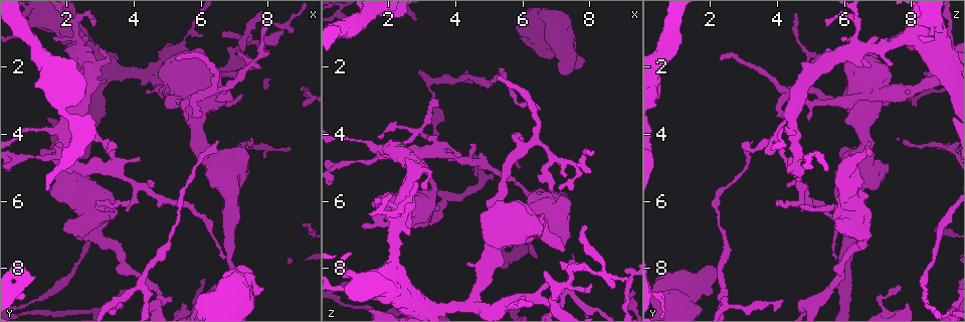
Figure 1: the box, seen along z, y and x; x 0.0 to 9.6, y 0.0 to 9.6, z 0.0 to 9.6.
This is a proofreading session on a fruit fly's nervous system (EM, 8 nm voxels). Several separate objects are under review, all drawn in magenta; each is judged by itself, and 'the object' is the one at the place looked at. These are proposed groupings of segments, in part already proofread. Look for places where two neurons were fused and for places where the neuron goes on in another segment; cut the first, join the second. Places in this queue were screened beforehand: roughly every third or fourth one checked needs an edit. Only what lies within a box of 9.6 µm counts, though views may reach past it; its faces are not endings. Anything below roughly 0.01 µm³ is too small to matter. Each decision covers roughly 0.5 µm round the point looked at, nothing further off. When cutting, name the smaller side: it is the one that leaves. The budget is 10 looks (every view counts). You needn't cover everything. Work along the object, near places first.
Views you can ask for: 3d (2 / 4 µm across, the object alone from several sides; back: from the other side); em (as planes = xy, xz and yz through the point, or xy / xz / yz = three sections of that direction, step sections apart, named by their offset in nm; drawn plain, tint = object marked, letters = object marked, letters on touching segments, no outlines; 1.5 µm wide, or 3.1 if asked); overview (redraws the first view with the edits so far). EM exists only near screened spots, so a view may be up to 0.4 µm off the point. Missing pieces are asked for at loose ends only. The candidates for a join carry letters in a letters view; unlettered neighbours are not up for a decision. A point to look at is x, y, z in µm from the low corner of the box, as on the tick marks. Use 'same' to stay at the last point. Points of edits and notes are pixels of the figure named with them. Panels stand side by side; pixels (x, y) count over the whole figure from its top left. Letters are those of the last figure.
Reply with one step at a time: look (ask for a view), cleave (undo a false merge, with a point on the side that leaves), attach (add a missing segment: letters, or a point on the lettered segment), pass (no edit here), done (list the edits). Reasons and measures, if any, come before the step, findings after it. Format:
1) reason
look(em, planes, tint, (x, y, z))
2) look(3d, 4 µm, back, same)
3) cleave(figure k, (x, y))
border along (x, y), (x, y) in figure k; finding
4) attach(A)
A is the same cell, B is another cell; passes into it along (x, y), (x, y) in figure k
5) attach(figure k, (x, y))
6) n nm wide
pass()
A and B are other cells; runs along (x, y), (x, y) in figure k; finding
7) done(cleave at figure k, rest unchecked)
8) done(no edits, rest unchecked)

abrupt turn
look(3d, 4 µm, (1.65, 4.55, 6.60))

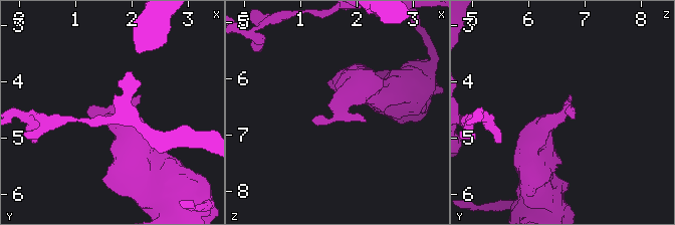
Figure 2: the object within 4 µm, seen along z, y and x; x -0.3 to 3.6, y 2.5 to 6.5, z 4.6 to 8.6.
need the tissue
look(em, planes, tint, (1.75, 4.60, 6.60))

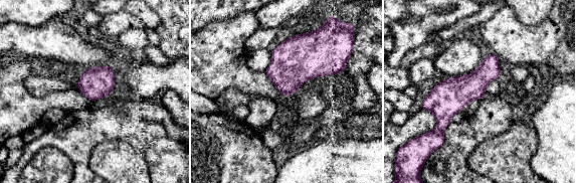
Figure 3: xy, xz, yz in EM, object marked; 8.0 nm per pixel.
look(em, planes, letters, same)

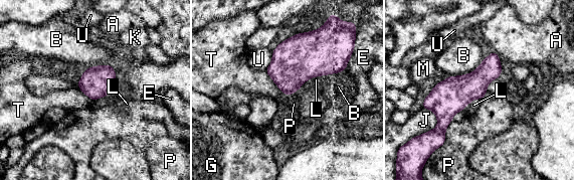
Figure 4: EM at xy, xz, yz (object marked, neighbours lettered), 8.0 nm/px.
220 nm wide
pass()
A, B, E, G, J, K, L, M, P, T and U are other cells; border along (484, 59), (472, 71), (448, 76) in figure 4; one neuron here

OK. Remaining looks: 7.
free end
look(3d, 2 µm, (4.20, 4.70, 4.60))

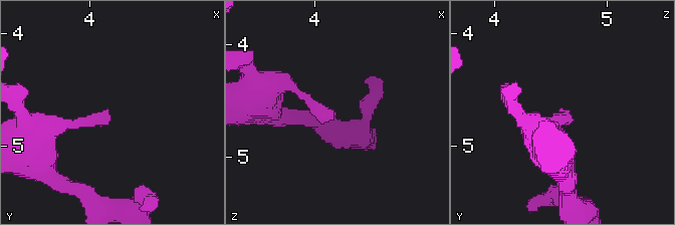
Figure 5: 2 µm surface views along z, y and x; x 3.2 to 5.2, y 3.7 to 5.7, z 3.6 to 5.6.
look(em, xy, step 4, letters, (4.16, 4.68, 4.64))

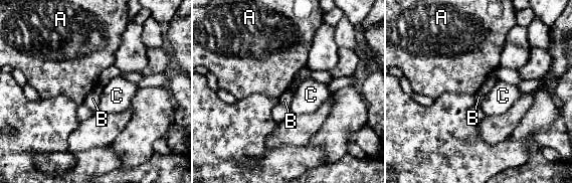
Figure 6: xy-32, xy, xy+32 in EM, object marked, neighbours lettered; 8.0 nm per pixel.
another direction
look(em, yz, step 4, letters, same)

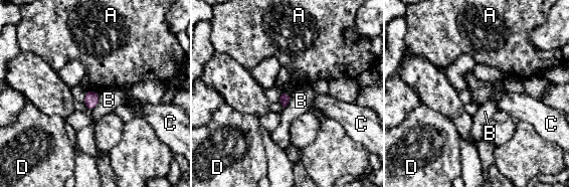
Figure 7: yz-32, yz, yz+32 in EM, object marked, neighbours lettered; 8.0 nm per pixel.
B touches over 160 nm
pass()
A, B, C and D are other cells; none of them fits

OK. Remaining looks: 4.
thin end
look(3d, 4 µm, (6.50, 8.45, 7.60))

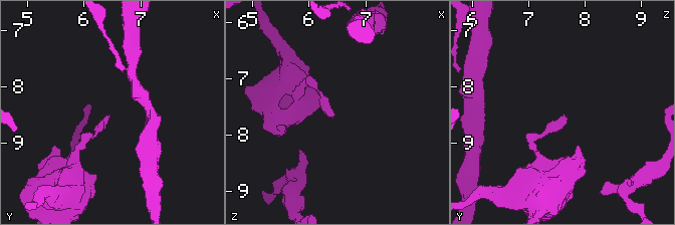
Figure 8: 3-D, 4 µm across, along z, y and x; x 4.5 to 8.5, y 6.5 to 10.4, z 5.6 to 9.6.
now the EM
look(em, planes, tint, (6.50, 8.55, 7.60))

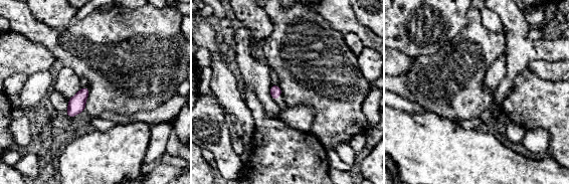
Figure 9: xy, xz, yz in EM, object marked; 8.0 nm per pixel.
look(em, planes, letters, same)

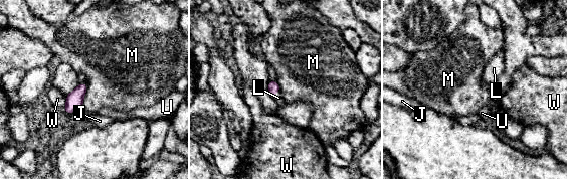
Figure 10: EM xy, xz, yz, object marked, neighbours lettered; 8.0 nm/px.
attach(L)
L is the same cell, J, M, U and W are other cells; passes into it along (273, 86), (274, 94), (278, 98) in figure 10; the neuron continues

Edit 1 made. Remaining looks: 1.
done(attach at figure 10, rest unchecked)

